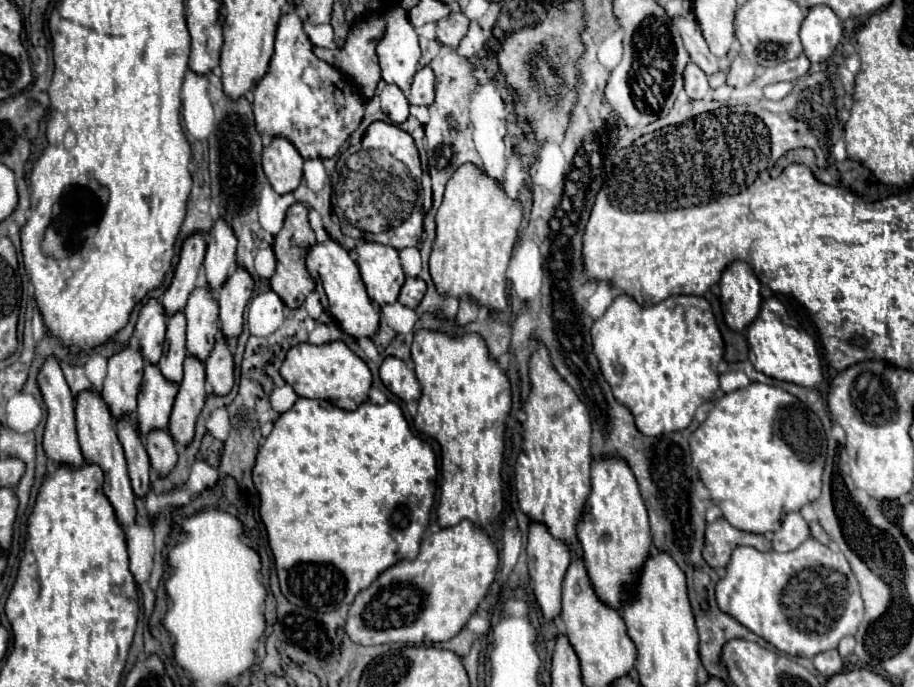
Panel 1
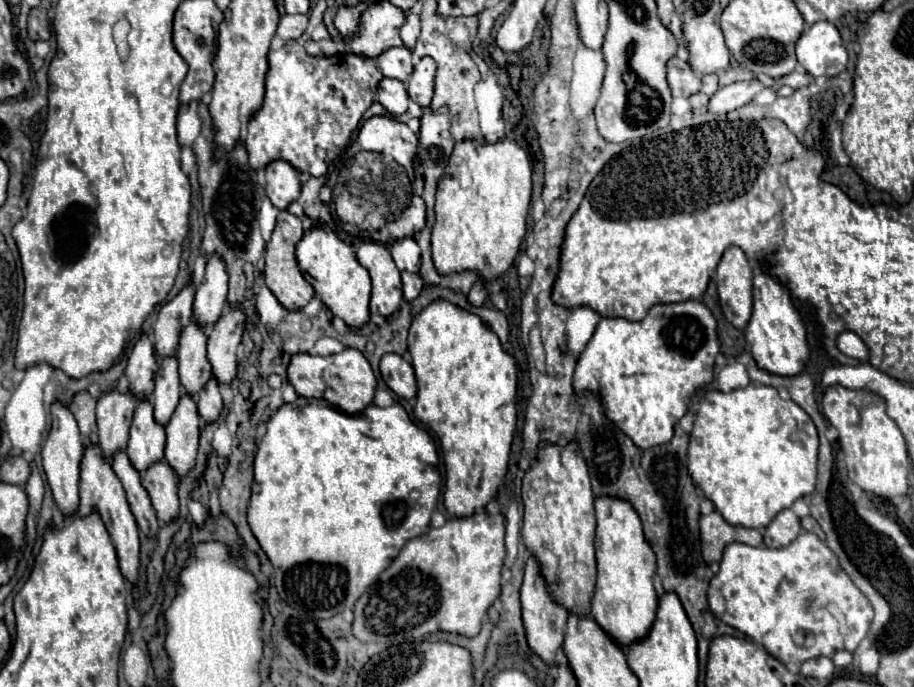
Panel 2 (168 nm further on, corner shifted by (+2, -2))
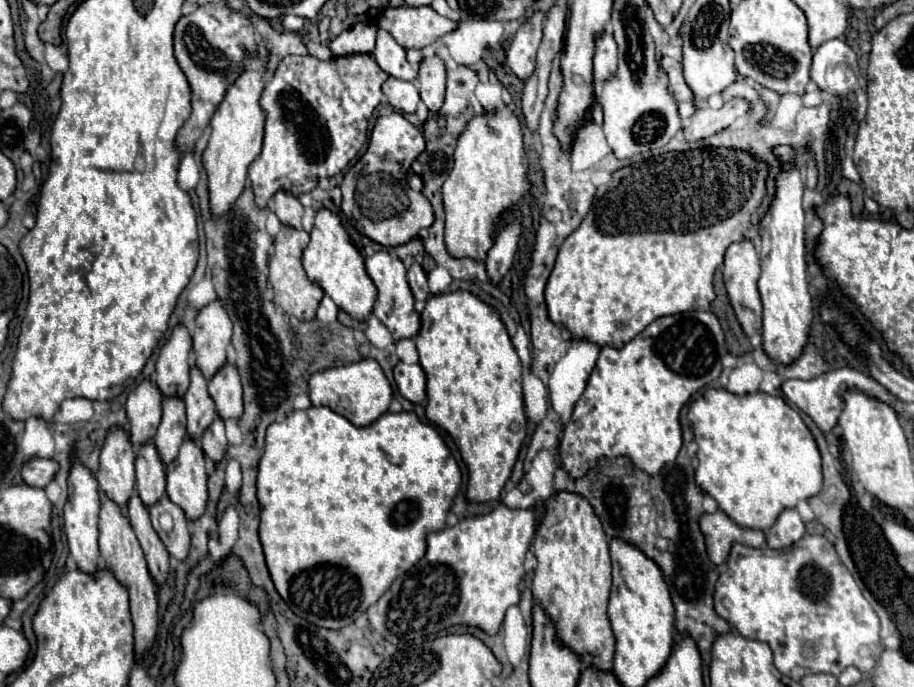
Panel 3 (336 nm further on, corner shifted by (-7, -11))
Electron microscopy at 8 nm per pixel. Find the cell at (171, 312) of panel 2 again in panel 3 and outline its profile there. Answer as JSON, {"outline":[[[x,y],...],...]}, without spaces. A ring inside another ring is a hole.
{"outline":[[[183,325],[173,329],[171,339],[161,347],[157,359],[157,389],[163,399],[183,397],[189,387],[189,353],[191,353],[191,335]]]}

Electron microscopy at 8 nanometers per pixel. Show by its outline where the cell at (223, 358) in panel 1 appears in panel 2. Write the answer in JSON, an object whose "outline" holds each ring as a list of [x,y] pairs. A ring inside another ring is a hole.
{"outline":[[[214,376],[198,392],[196,404],[198,404],[198,414],[204,418],[204,422],[214,422],[220,416],[220,410],[224,404],[222,404],[222,394],[220,394],[220,384]]]}

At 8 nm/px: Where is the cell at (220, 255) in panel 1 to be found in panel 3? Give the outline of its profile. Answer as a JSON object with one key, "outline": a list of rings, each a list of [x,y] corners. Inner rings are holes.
{"outline":[[[217,299],[213,305],[201,309],[195,323],[195,367],[203,373],[205,379],[211,379],[227,363],[227,347],[231,343],[233,325]]]}

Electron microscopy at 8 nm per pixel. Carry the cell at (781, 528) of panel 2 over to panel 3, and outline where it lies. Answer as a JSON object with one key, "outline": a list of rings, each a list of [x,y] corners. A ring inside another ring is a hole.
{"outline":[[[785,509],[775,525],[767,531],[767,547],[771,549],[785,549],[793,545],[793,541],[799,541],[805,535],[805,525],[795,509]]]}

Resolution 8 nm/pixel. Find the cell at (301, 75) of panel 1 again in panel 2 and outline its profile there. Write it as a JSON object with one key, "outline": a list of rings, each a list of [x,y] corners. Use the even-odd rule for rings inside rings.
{"outline":[[[288,42],[278,50],[268,54],[270,70],[266,74],[266,94],[258,112],[252,114],[246,132],[246,148],[250,154],[252,168],[264,168],[272,160],[286,160],[298,172],[308,172],[312,176],[326,174],[330,162],[344,150],[352,132],[356,130],[362,114],[376,100],[376,88],[382,80],[382,74],[372,58],[360,58],[356,54],[344,54],[339,57],[312,58],[304,54],[296,42]]]}

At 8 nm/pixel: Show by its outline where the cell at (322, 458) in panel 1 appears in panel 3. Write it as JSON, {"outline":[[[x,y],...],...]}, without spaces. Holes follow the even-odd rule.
{"outline":[[[309,407],[305,411],[293,411],[283,421],[275,421],[267,429],[265,437],[265,453],[259,461],[259,475],[257,475],[257,497],[261,507],[261,525],[259,525],[259,537],[265,551],[265,561],[269,575],[273,579],[273,585],[277,593],[283,597],[283,601],[289,605],[289,609],[303,617],[303,619],[315,619],[315,625],[325,629],[341,629],[345,625],[351,625],[367,607],[377,603],[377,599],[391,587],[391,583],[405,571],[409,571],[427,549],[427,533],[445,529],[447,511],[451,509],[451,503],[459,491],[461,485],[461,469],[451,455],[445,439],[433,425],[425,425],[419,421],[415,413],[385,413],[381,415],[373,425],[355,427],[345,417],[333,413],[329,407]]]}

